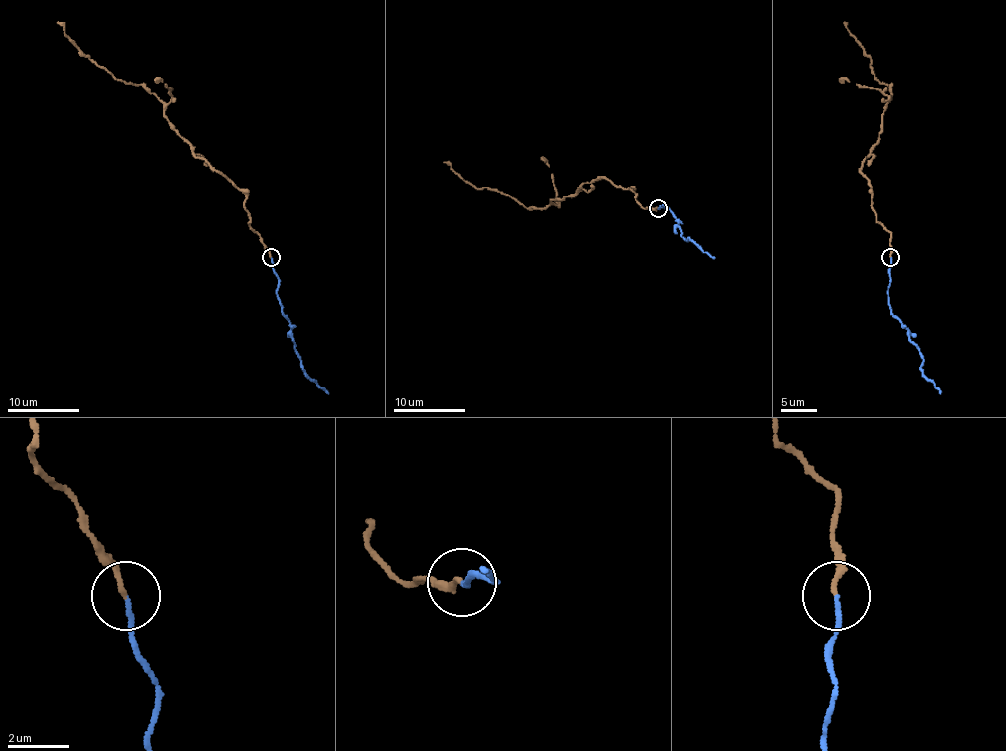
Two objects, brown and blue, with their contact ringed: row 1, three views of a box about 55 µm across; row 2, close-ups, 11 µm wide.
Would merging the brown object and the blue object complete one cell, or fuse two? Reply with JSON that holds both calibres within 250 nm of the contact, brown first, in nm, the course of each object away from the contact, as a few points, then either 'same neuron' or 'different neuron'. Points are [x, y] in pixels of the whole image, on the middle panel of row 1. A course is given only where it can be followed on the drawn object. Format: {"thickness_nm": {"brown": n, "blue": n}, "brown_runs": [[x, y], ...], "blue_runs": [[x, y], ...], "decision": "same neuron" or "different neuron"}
{"thickness_nm": {"brown": 150, "blue": 140}, "brown_runs": [[658, 208], [644, 208], [633, 189], [608, 179], [525, 208], [475, 188], [444, 162]], "blue_runs": [[658, 208], [667, 208], [676, 218], [682, 235], [714, 258]], "decision": "same neuron"}

